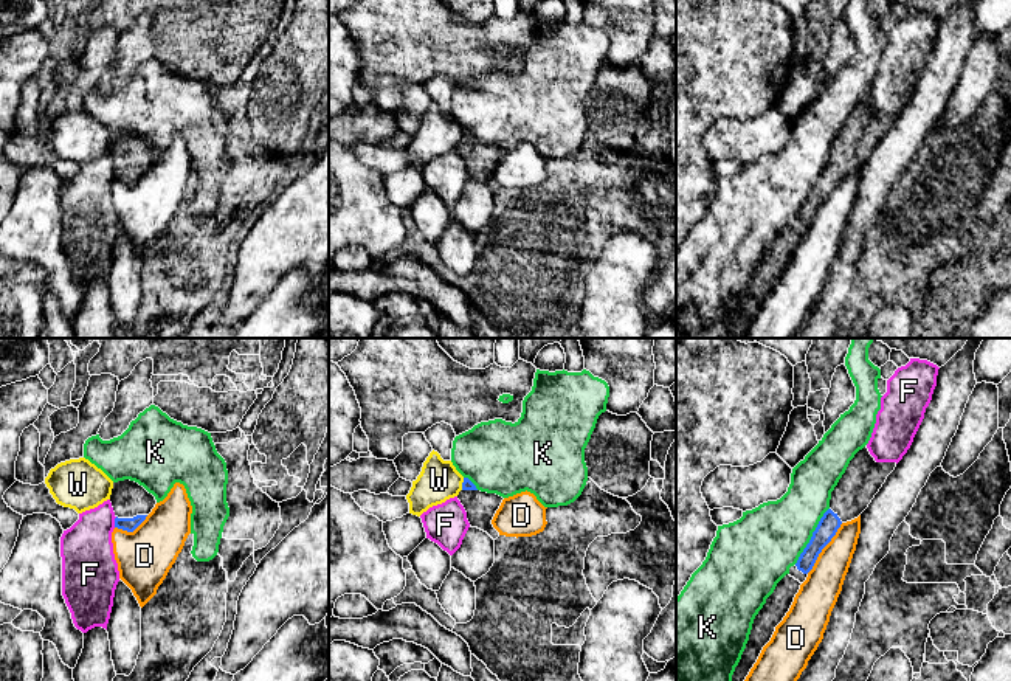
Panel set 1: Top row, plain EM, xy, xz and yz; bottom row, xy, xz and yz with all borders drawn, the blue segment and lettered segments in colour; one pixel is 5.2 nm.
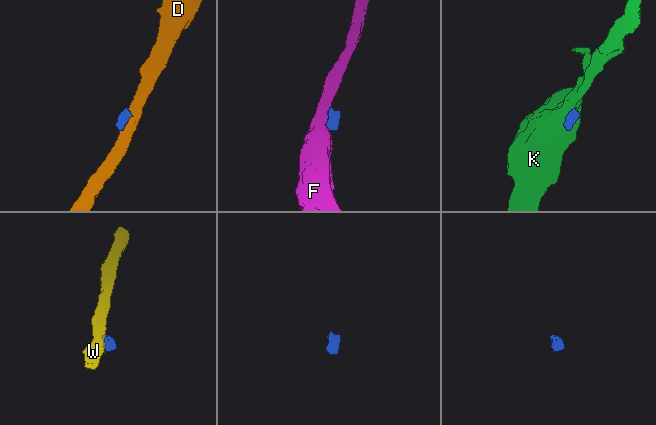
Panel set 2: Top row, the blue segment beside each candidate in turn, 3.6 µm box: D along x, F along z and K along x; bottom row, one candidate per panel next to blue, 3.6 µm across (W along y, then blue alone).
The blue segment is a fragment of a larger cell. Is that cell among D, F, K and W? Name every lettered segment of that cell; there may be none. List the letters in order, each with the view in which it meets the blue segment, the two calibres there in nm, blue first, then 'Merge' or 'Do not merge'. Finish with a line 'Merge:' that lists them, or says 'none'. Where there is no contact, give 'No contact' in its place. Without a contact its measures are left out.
D: Touches blue in yz. Thickness 110 nm (blue) against 200 nm. Do not merge
F: Touches blue in xy. Thickness 70 nm (blue) against 280 nm. Do not merge
K: Touches blue in yz. Thickness 110 nm (blue) against 360 nm. Do not merge
W: Touches blue in xz. Thickness 60 nm (blue) against 200 nm. Do not merge
Merge: none

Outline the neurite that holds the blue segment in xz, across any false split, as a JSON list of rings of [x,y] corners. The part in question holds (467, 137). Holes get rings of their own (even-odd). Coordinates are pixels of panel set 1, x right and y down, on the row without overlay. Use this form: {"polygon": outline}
{"polygon": [[[464,130],[457,152],[464,158],[471,180],[487,185],[493,192],[499,189],[492,172],[504,152],[502,149],[481,144],[468,130]]]}

